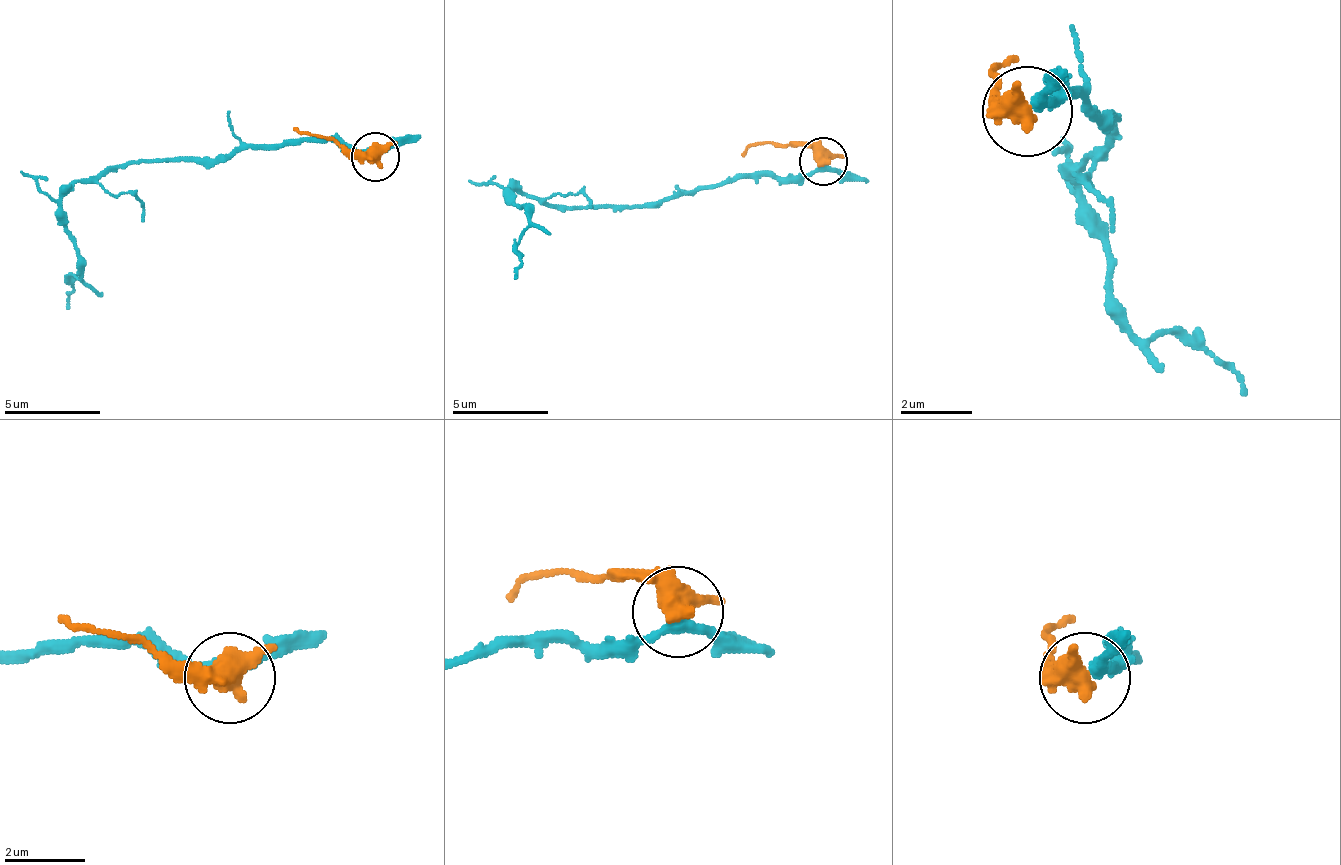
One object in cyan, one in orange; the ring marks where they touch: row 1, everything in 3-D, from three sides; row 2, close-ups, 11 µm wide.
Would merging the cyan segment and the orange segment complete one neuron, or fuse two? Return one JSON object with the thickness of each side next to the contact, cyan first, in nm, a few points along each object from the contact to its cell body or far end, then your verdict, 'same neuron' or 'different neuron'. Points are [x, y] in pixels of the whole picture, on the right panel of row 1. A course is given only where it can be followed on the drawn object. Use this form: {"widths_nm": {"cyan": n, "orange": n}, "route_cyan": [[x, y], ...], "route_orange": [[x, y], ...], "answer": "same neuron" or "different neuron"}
{"widths_nm": {"cyan": 280, "orange": 500}, "route_cyan": [[1029, 108], [1056, 81], [1110, 117], [1083, 162], [1110, 306], [1146, 342], [1191, 333], [1245, 396]], "route_orange": [[1029, 108], [993, 99], [993, 63], [1020, 54]], "answer": "different neuron"}

